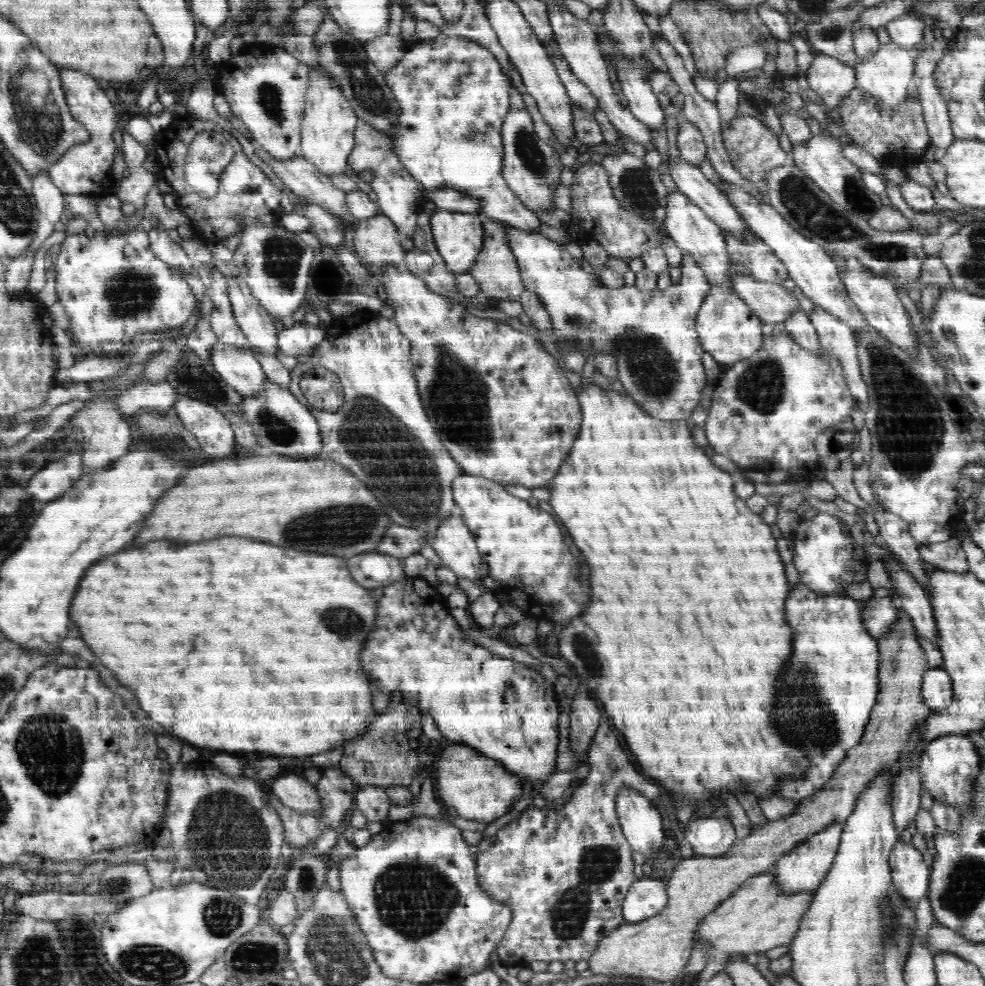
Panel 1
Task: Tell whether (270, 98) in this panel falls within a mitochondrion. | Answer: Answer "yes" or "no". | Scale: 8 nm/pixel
yes

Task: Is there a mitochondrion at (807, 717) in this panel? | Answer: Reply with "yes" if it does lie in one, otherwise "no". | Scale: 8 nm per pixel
yes

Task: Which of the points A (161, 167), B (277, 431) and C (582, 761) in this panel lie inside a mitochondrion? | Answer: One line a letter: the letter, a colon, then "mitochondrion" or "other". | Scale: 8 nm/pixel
A: other
B: mitochondrion
C: other

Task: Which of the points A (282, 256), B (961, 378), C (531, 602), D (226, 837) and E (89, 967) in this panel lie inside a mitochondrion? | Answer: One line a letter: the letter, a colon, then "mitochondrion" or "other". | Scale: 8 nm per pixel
A: mitochondrion
B: other
C: other
D: mitochondrion
E: mitochondrion

